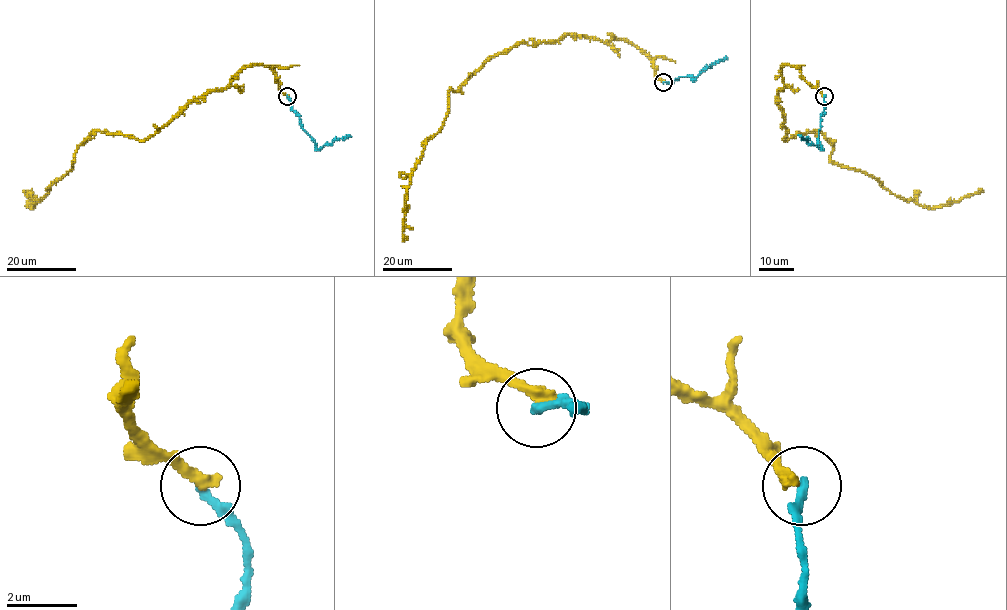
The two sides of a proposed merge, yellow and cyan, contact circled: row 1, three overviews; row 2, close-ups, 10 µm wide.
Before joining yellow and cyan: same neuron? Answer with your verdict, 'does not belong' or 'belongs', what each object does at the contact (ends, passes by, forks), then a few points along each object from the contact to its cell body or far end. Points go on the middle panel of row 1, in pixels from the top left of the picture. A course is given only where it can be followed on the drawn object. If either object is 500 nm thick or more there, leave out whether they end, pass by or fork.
does not belong; yellow ends; cyan ends; course yellow (662, 82), (653, 62), (621, 39), (564, 35), (491, 56), (449, 91), (444, 123), (411, 176), (408, 240); course cyan (662, 82), (689, 76), (694, 79), (726, 56)

